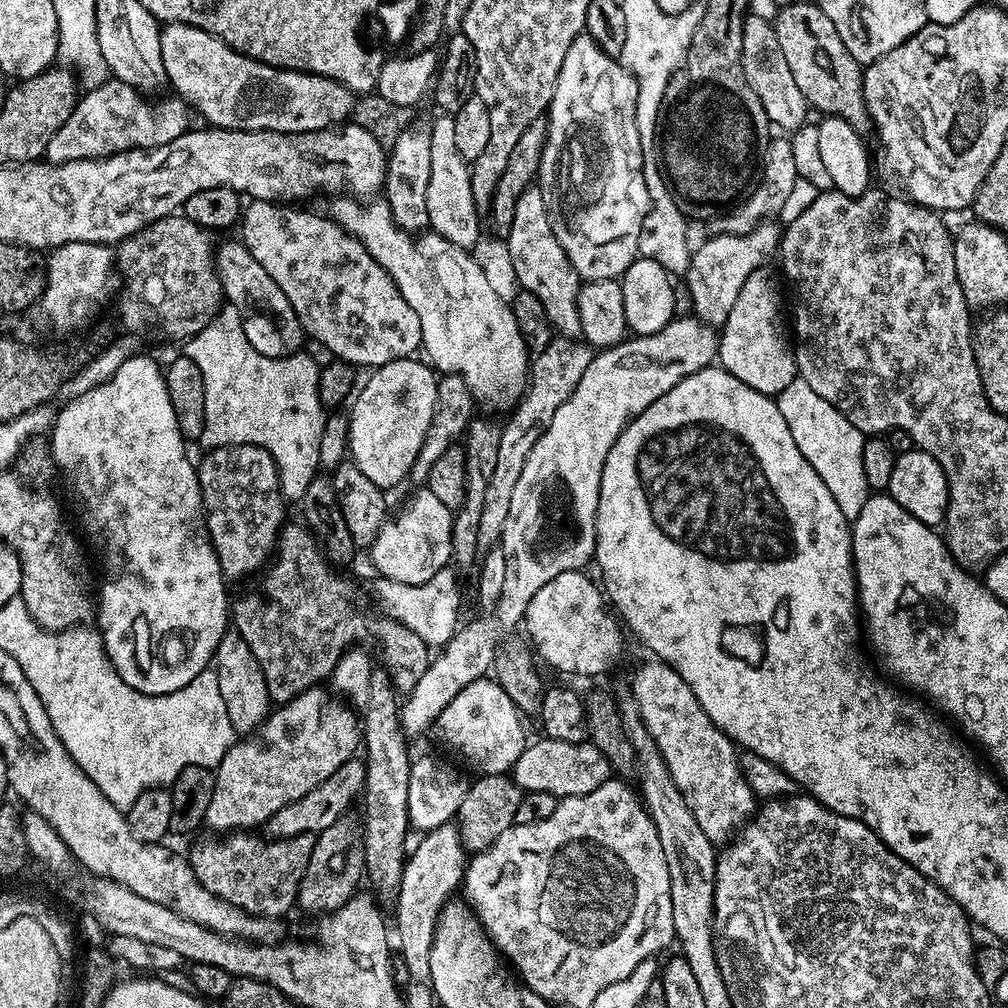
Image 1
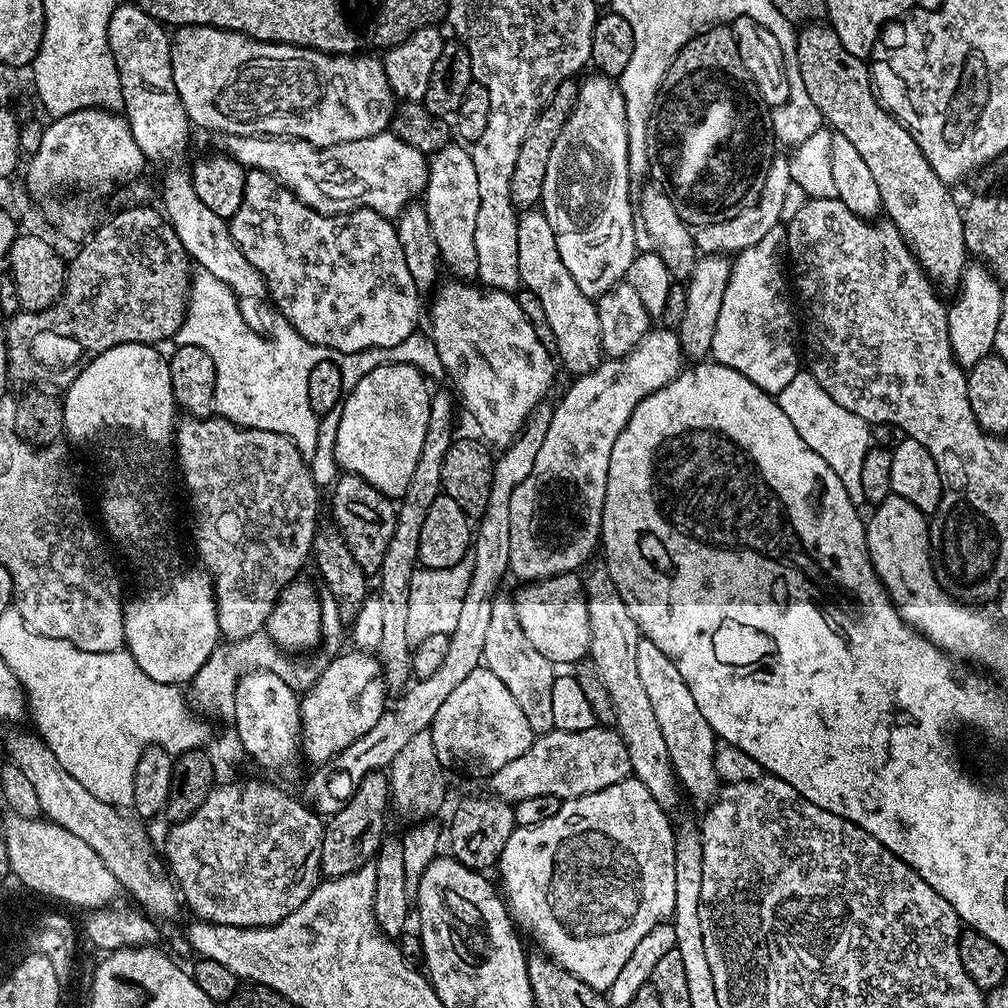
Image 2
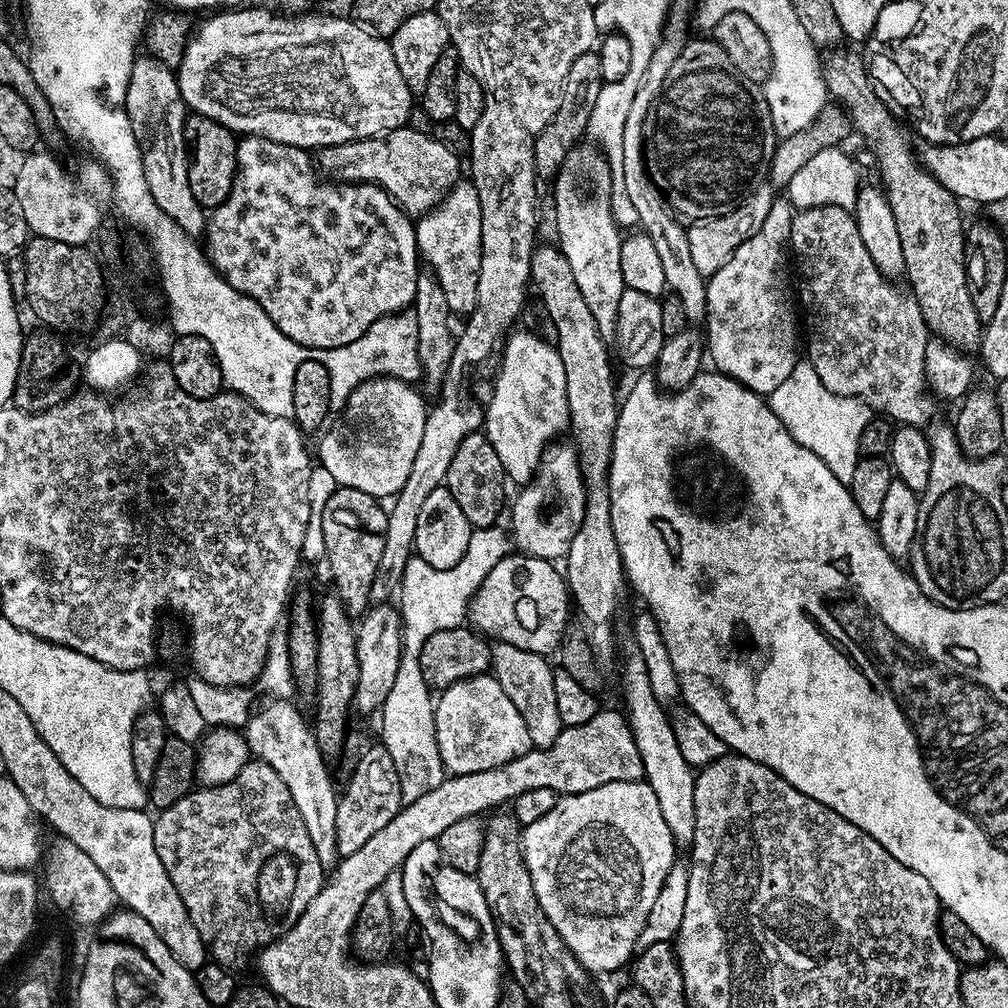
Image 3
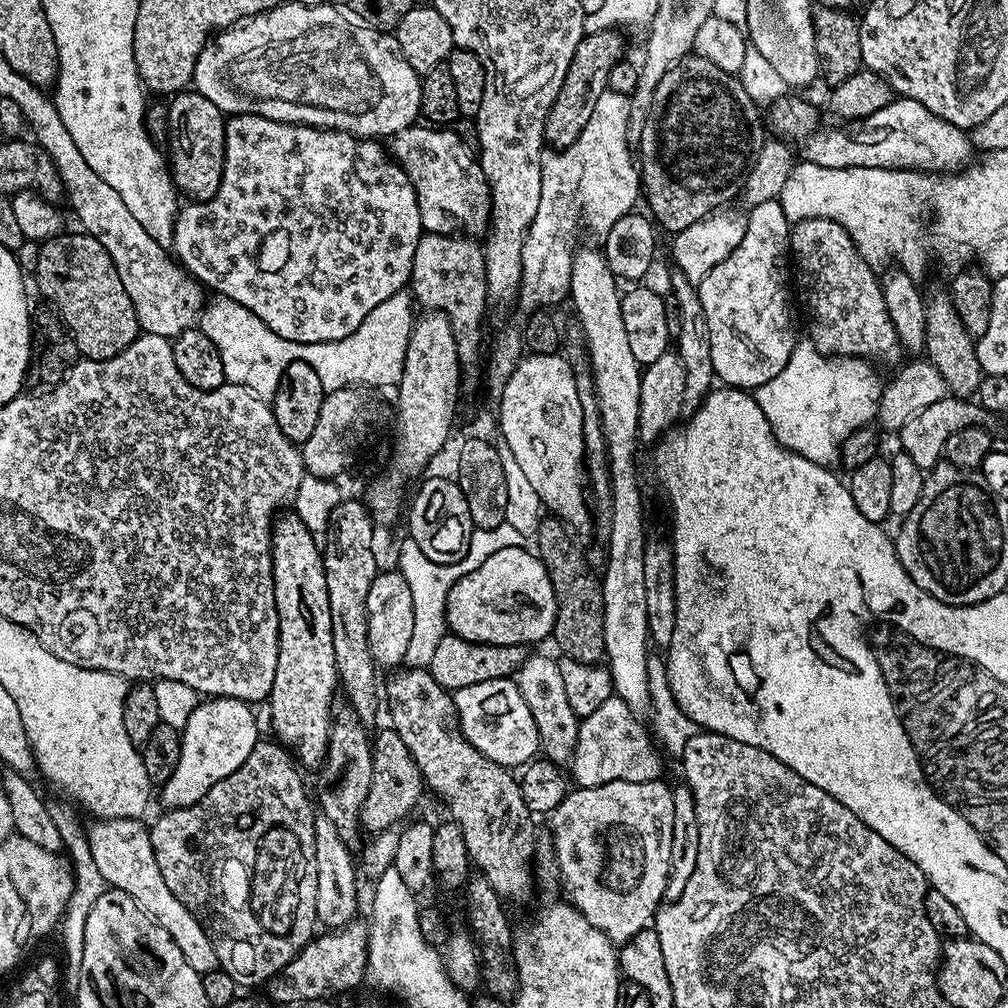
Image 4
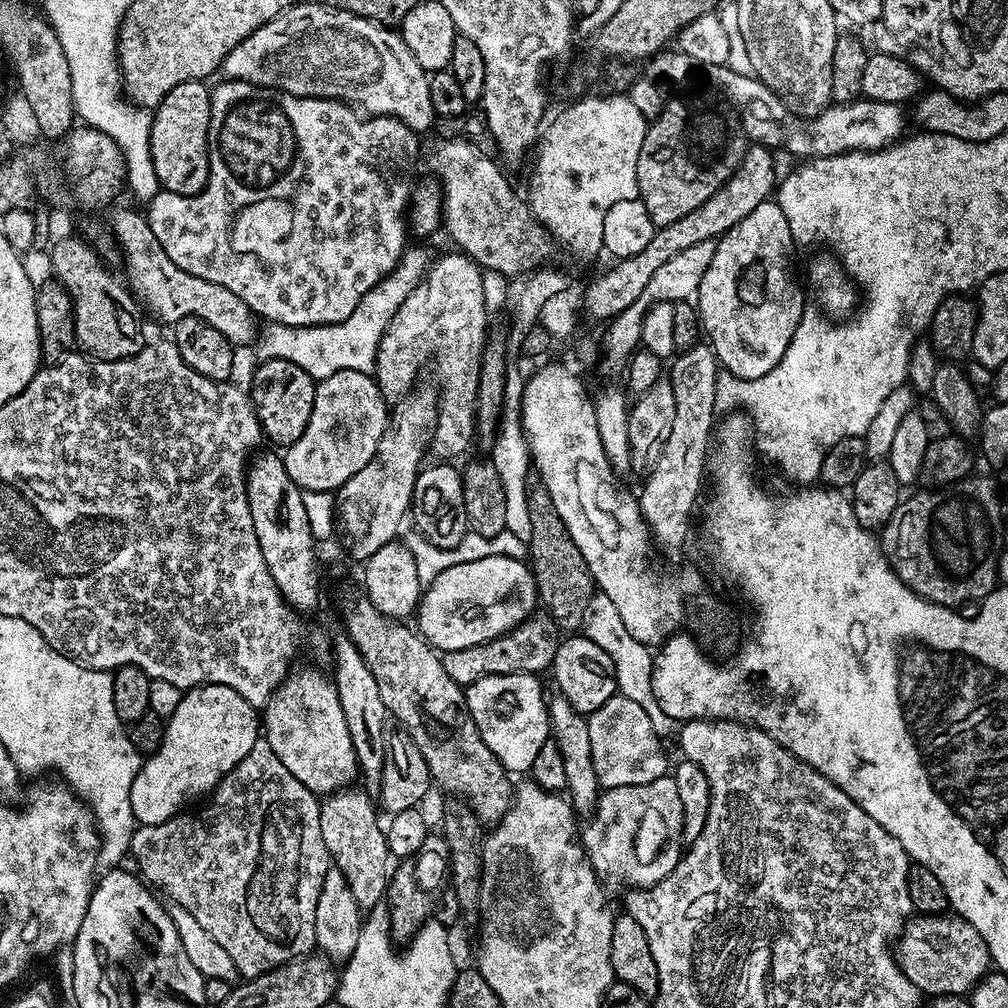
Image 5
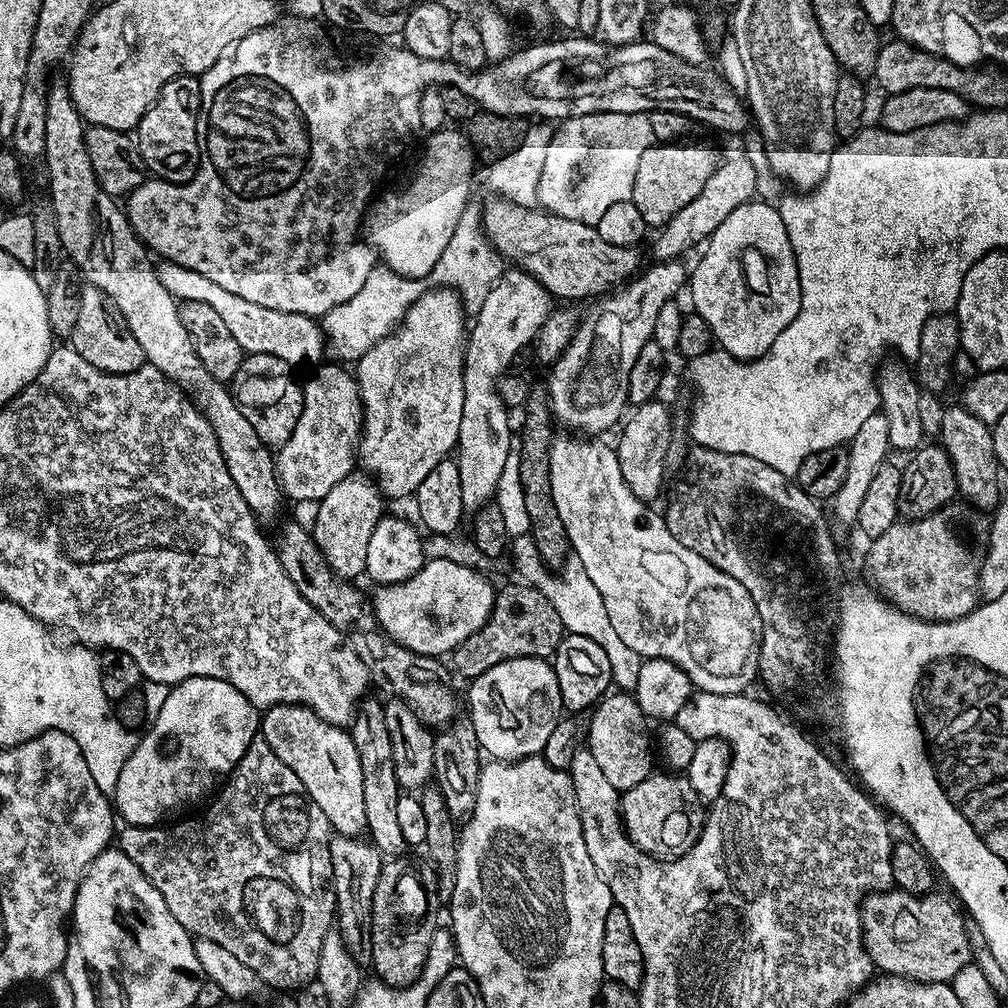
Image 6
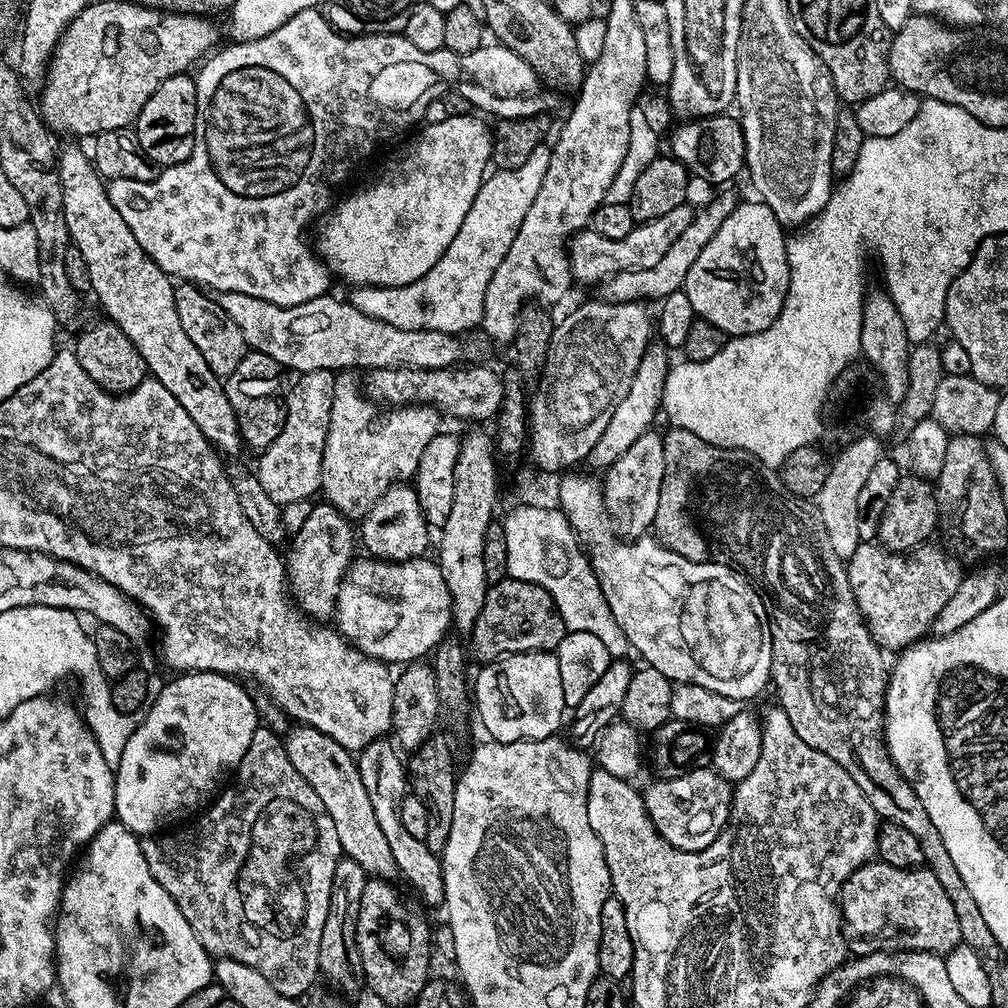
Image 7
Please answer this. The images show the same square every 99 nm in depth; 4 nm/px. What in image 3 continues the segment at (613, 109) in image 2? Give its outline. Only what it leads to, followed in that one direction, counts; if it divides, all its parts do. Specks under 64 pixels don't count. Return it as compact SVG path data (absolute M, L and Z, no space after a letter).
M586 143L571 148L554 177L552 204L556 207L556 236L560 239L560 253L570 262L570 270L574 270L574 282L578 282L582 298L586 298L586 306L590 306L601 336L612 338L616 335L618 301L625 290L620 253L622 231L612 207L612 167L599 147Z

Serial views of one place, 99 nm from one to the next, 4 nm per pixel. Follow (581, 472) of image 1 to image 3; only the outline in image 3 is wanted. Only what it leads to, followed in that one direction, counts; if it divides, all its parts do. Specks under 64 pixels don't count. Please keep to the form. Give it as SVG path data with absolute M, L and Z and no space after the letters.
M553 442L544 450L540 466L535 476L528 484L519 489L516 501L511 501L512 528L511 535L514 537L514 544L521 553L529 556L537 556L543 560L560 562L565 559L570 550L570 544L574 542L574 536L578 534L578 526L582 526L582 518L586 514L586 498L588 487L584 485L584 476L580 472L580 454L576 450L575 443L560 444Z

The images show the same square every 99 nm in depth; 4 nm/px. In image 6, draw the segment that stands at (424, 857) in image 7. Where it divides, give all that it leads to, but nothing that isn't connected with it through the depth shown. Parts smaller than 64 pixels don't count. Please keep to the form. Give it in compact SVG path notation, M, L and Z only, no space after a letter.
M379 699L361 700L350 731L354 746L358 750L358 762L362 762L362 795L366 802L367 835L385 857L396 858L392 856L406 848L398 822L398 798L402 789L394 774L394 746L390 746L390 730L386 730L383 703Z

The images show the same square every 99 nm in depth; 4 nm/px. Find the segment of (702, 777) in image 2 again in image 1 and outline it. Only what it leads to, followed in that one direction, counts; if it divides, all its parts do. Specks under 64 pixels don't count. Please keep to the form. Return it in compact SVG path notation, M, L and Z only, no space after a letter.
M648 658L632 680L632 692L631 695L642 714L642 722L666 762L670 778L674 778L674 786L682 790L682 798L686 798L690 814L694 814L698 826L702 826L702 834L706 834L706 838L710 838L717 846L731 841L740 829L753 819L758 808L758 798L750 790L740 769L737 745L708 717L706 710L702 710L698 698L694 698L694 690L690 690L682 677L664 661Z

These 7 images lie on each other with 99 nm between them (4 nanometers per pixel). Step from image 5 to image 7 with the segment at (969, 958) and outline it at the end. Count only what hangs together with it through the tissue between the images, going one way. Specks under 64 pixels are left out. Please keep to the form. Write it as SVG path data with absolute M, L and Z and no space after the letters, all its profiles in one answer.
M881 862L863 864L840 889L838 903L844 941L853 957L875 952L947 954L962 943L954 905L927 866L899 869Z

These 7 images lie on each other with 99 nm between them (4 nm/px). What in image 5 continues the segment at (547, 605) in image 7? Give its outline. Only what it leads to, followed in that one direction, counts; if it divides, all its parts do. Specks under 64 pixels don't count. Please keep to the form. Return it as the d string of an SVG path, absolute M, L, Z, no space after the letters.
M533 614L509 632L503 632L492 640L482 642L478 646L470 646L462 650L443 653L442 659L446 674L454 678L462 686L478 682L478 678L486 678L494 674L533 674L547 673L554 662L554 654L558 650L562 633L556 623L546 614Z

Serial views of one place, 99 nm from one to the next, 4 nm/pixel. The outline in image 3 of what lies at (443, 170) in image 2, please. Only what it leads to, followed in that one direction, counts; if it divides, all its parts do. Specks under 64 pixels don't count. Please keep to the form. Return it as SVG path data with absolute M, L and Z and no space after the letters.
M461 178L436 207L415 221L416 250L446 290L449 313L467 318L478 302L478 274L482 266L482 206L471 179Z

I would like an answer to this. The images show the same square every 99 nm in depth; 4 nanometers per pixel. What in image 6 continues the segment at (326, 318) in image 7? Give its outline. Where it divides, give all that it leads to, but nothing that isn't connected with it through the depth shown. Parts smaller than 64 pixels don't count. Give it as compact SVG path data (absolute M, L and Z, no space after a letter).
M165 259L156 264L156 273L162 286L166 286L166 290L170 290L170 294L175 296L177 301L206 302L206 306L211 306L222 317L222 322L226 322L230 334L234 334L238 346L242 346L245 353L270 354L293 366L312 363L315 365L321 359L319 356L325 355L323 327L311 316L270 310L266 306L258 306L258 302L246 302L246 298L238 298L238 294L230 294L230 290L210 282L210 278L198 274L198 270L183 268Z

